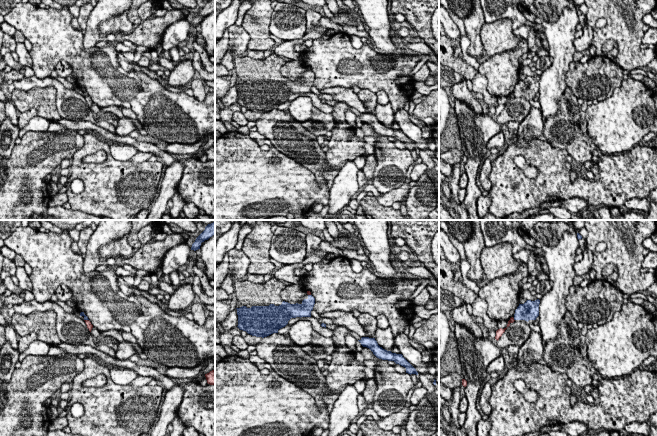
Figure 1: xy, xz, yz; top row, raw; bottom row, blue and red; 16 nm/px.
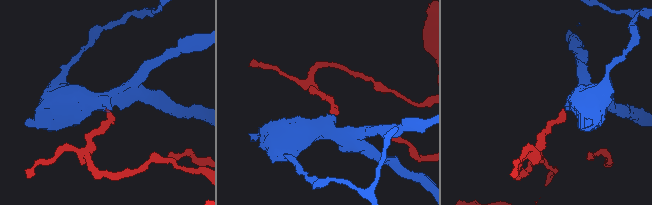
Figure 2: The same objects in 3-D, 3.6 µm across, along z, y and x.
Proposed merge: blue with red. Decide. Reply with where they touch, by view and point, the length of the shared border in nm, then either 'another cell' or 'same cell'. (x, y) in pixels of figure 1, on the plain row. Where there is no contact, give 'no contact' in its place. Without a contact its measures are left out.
xy (86, 95) | 80 nm | another cell

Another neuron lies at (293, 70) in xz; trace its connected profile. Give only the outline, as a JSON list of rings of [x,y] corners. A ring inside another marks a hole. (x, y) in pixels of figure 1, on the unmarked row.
[[[288,61],[282,68],[282,76],[290,80],[302,80],[302,74],[307,70],[305,64],[301,61]]]

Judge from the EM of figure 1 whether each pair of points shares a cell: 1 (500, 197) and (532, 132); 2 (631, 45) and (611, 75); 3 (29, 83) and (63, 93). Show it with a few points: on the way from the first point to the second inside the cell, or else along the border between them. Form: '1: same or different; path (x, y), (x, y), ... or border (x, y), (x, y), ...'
1: different; border (536, 138), (526, 146), (515, 144)
2: different; border (615, 61), (623, 69)
3: same; path (38, 82), (53, 82), (55, 84)

